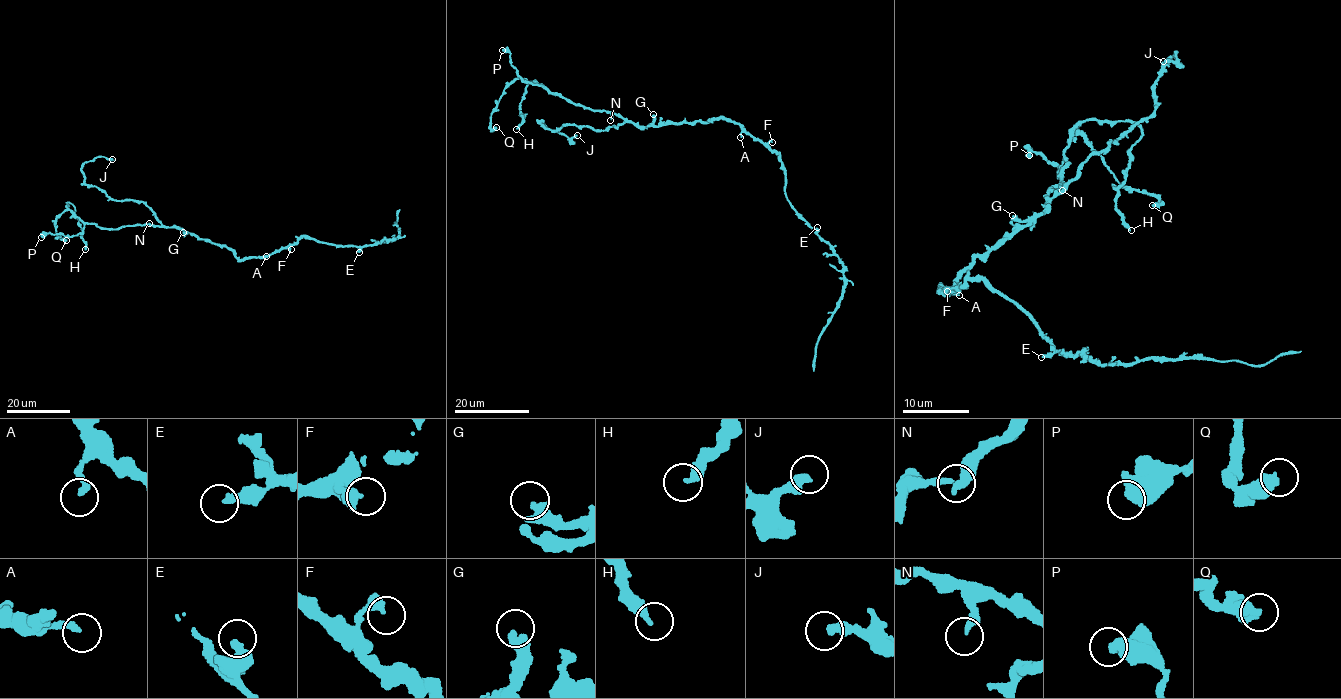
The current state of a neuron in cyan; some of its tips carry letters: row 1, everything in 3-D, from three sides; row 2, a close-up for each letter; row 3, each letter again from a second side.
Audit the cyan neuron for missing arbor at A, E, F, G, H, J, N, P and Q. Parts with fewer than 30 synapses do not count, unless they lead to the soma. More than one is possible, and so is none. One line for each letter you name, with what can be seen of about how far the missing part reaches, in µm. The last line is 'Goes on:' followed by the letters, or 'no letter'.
Goes on: no letter

